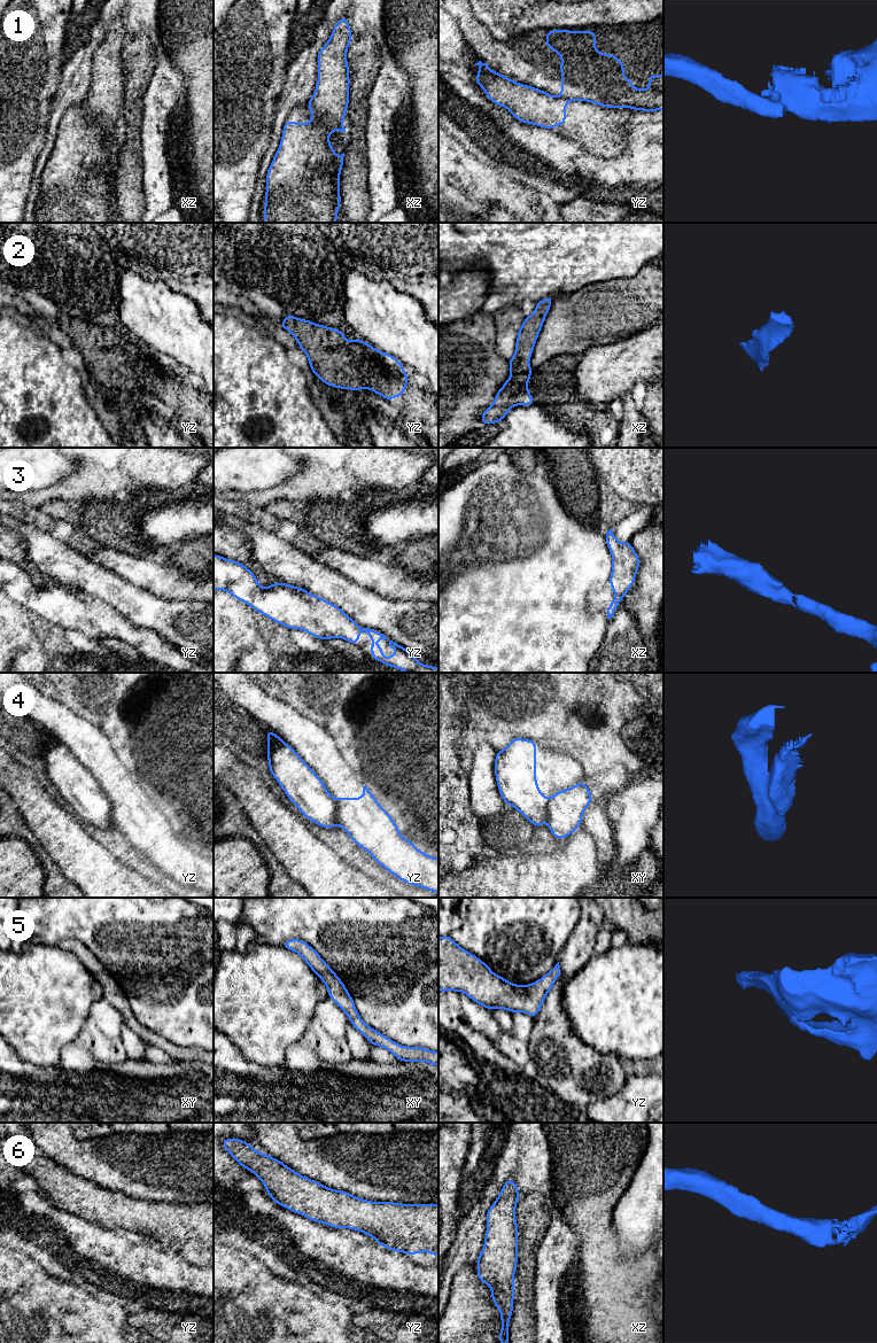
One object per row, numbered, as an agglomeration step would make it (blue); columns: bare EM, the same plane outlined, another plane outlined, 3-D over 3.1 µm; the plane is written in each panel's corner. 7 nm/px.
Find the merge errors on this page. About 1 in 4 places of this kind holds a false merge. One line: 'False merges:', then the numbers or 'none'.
False merges: 1, 4

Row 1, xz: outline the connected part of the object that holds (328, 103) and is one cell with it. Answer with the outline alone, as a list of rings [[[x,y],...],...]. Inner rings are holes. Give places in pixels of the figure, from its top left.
[[[343,16],[317,56],[318,80],[308,107],[311,122],[325,124],[332,132],[346,132],[343,119],[349,106],[350,85],[347,49],[351,40],[348,17]]]

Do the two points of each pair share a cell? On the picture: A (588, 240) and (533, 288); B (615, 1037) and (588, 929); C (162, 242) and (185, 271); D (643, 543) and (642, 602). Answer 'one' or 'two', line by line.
A: one
B: two
C: one
D: one

